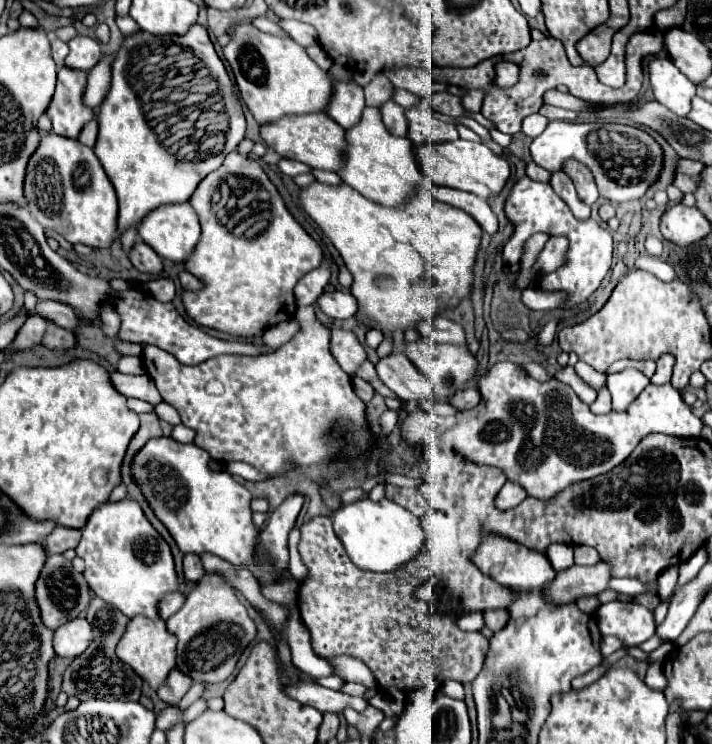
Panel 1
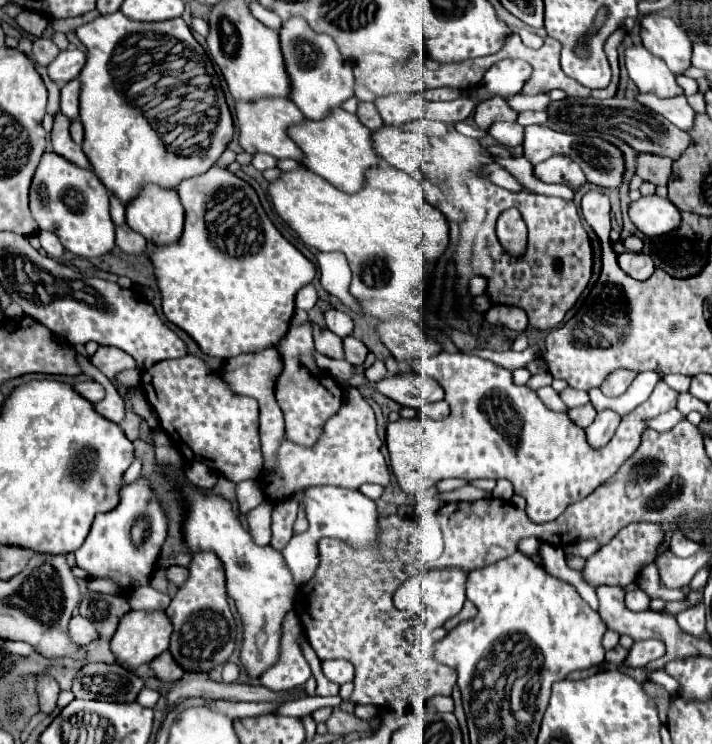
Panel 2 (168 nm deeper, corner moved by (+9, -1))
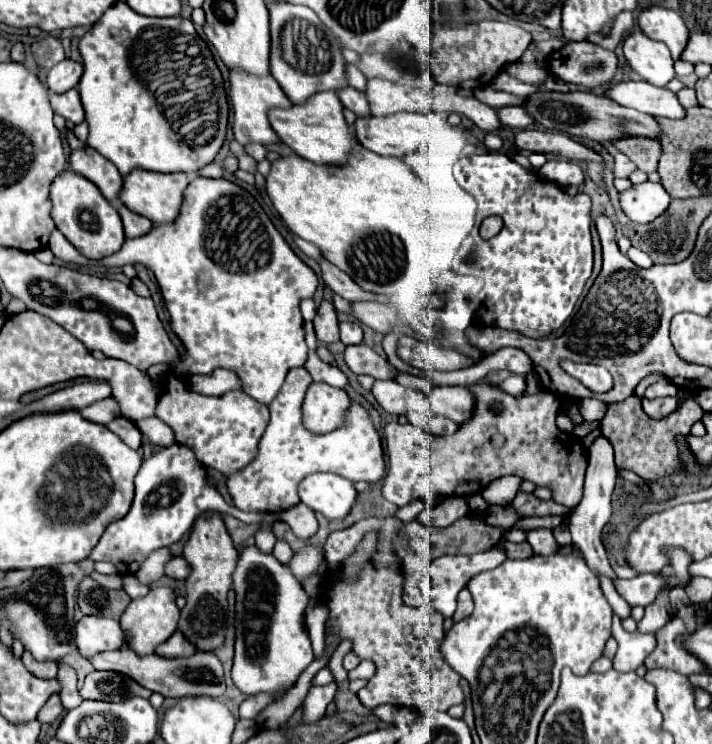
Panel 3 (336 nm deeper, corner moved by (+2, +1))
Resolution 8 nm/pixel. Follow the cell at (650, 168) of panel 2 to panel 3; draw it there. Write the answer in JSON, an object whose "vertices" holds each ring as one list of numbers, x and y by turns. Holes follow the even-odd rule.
{"vertices":[[621,138,613,142,613,146,623,152,639,170,653,172,657,170,657,162,661,156,661,146,657,140,649,138]]}

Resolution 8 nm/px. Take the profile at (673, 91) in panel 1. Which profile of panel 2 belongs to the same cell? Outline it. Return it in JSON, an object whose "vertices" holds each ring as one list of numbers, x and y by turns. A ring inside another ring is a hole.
{"vertices":[[644,46,626,48,626,70,640,92,654,92,658,98,684,94,668,66,654,54,650,54]]}

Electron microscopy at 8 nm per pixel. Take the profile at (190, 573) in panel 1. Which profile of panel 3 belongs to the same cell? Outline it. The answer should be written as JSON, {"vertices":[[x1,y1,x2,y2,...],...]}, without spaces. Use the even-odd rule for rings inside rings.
{"vertices":[[175,556,165,564,165,574,175,580,185,580,189,576,189,564,185,562,185,558]]}

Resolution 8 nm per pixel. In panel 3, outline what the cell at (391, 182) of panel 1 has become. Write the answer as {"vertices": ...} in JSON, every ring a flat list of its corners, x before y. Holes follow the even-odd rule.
{"vertices":[[335,92,313,94,305,106,293,104,291,108,271,108,269,122,283,144,315,164,345,164,353,148,353,134,345,124,343,106]]}

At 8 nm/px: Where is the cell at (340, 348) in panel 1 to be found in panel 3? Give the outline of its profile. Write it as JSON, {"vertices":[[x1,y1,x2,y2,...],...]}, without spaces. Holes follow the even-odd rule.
{"vertices":[[323,300,319,304,317,314,313,318,313,326,315,326,315,334,319,342,325,342,325,344,339,342,339,320,329,300]]}

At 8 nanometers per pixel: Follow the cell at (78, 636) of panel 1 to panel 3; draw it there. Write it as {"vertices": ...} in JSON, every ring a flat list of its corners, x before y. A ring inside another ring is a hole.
{"vertices":[[83,616,75,624,75,644,83,658,93,658,93,654,119,650,129,644,129,634,121,630,119,622,105,616]]}

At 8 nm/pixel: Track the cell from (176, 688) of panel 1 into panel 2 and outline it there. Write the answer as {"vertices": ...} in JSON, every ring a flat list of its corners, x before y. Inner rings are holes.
{"vertices":[[164,652,162,656,154,658,150,662,150,670,154,672,154,676,160,680,160,682,176,682,184,676,184,670,172,660,170,652]]}

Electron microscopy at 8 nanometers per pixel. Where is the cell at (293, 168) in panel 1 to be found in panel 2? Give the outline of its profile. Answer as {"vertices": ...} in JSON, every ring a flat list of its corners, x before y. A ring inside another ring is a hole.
{"vertices":[[254,154,254,160,252,160,252,166,256,170,268,170,268,168,276,168,278,160,270,154]]}

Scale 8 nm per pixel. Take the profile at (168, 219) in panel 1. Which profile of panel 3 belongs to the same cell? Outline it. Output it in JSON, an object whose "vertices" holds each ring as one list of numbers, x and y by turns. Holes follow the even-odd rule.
{"vertices":[[133,170,133,174,129,174,129,178,123,178,119,200,129,210,149,218,153,224,173,222,175,216,179,214,183,190,189,186,189,182,191,182,191,176,181,174,181,172,177,172,177,174,149,174,149,170]]}

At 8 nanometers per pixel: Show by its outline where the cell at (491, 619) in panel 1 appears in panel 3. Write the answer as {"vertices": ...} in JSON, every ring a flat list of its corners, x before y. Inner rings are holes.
{"vertices":[[461,590,459,598,457,598,457,610,453,614,453,622,459,622,461,618,467,618,473,612,473,598,469,594,469,590]]}

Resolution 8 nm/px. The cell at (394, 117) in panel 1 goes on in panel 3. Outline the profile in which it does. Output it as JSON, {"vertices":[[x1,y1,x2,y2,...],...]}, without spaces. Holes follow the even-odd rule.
{"vertices":[[345,86,345,90,337,92,339,100,343,102,345,108,349,108,351,112,355,112,357,116,367,116,369,114,369,106,367,106,367,98,363,92,353,90,351,86]]}

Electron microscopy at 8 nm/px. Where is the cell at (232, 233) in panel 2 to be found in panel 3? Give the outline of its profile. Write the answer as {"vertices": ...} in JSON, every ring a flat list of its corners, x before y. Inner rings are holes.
{"vertices":[[193,178,185,188,181,214,177,214,171,224,153,226,149,234,125,240,123,248,117,254,101,262,91,262,83,258,59,230,51,234,47,248,63,262,103,266,125,266,141,262,151,268,171,316,171,330,185,348,185,354,181,354,177,362,171,364,171,372,179,378,211,374,215,368,233,370,235,374,239,374,241,390,245,394,249,394,261,404,269,404,281,390,287,372,307,362,305,328,299,312,299,302,315,294,317,276,287,246,287,242,275,230,257,200,225,178]]}

